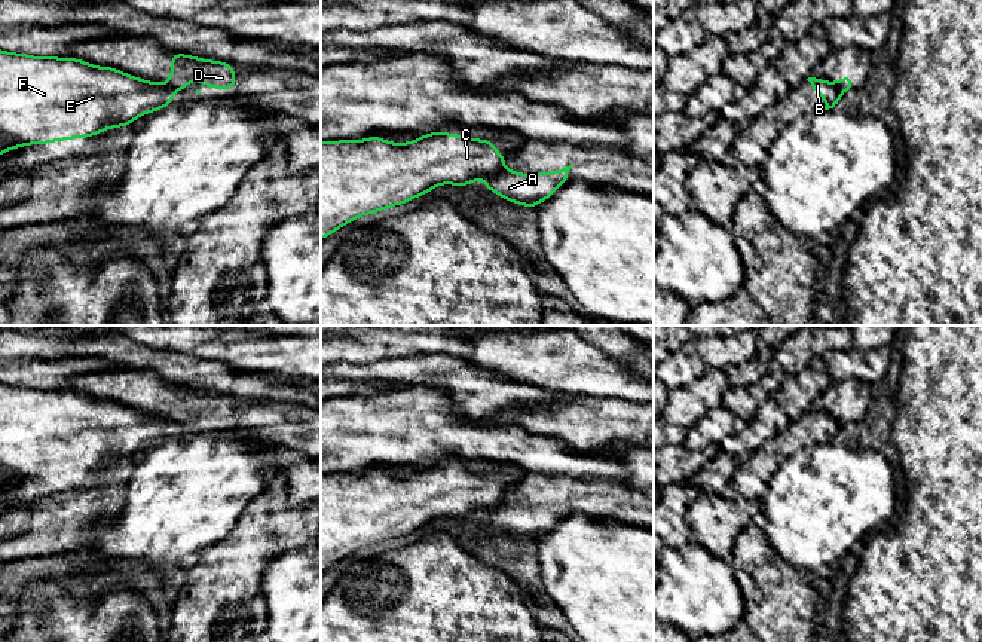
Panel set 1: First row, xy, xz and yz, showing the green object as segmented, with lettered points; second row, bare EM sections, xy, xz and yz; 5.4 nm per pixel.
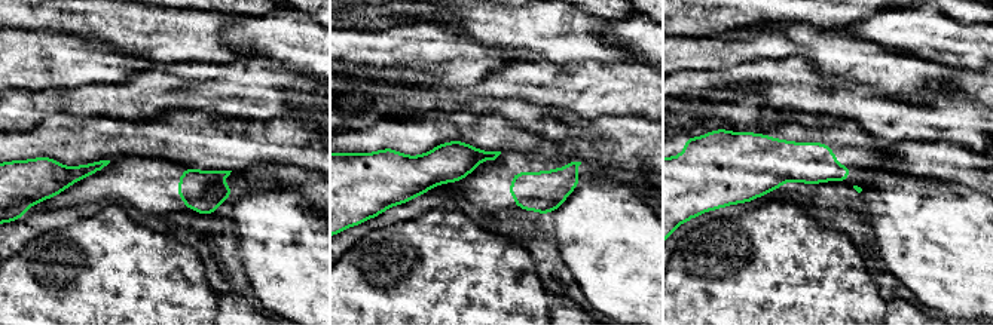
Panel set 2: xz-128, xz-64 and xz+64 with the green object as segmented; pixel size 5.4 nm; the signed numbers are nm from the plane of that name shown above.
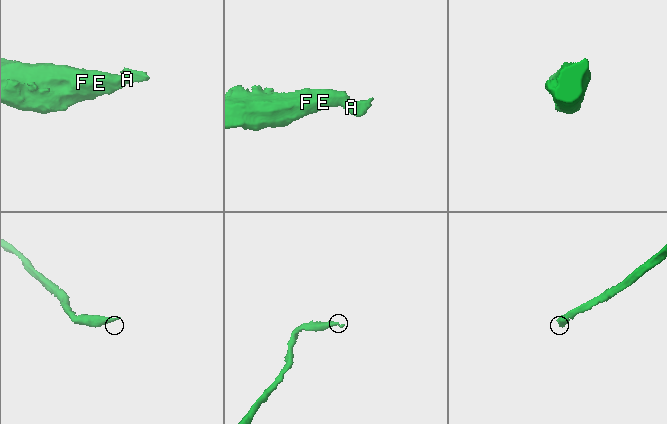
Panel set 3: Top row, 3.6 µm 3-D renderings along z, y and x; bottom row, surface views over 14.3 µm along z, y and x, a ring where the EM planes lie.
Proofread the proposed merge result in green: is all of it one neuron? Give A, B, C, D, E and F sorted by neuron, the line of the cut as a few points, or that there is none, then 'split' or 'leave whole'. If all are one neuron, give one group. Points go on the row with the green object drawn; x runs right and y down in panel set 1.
groups A D / B C E F; cut xz (504, 170), (492, 176); split

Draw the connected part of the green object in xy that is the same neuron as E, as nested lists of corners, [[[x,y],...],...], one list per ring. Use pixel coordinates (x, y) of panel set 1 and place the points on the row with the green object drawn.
[[[0,49],[0,155],[21,146],[89,138],[104,129],[128,126],[169,104],[174,104],[171,88],[113,67]]]

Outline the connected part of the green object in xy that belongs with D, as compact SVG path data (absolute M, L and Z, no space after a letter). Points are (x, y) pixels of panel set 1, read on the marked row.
M171 52L171 80L162 85L171 89L186 91L192 79L199 80L205 86L217 91L227 88L236 91L236 71L230 62L202 59L184 54Z

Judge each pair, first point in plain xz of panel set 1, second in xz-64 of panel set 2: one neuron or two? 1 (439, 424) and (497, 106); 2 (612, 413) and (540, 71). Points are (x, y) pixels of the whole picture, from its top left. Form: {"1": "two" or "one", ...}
{"1": "one", "2": "one"}

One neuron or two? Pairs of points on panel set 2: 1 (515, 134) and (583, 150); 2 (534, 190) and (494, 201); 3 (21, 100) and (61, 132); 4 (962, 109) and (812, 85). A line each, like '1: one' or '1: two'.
1: one
2: one
3: two
4: one

